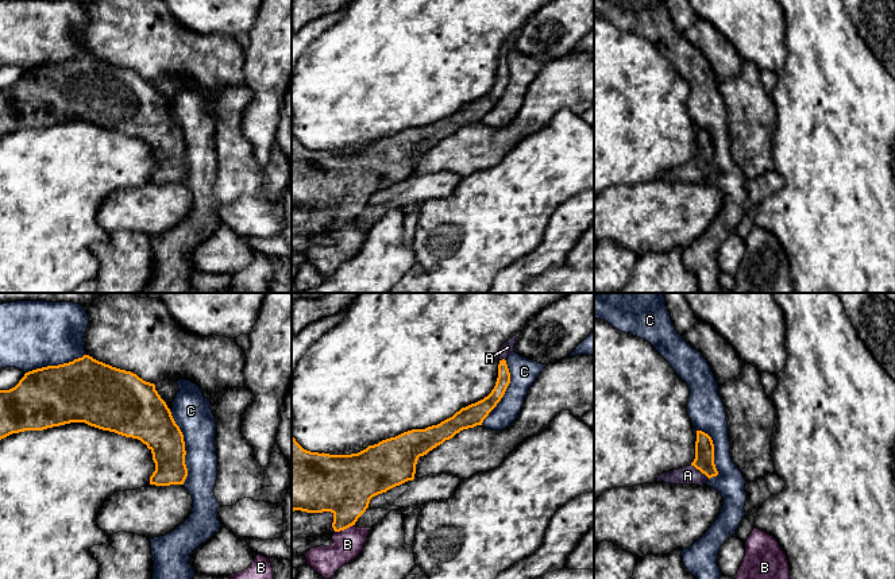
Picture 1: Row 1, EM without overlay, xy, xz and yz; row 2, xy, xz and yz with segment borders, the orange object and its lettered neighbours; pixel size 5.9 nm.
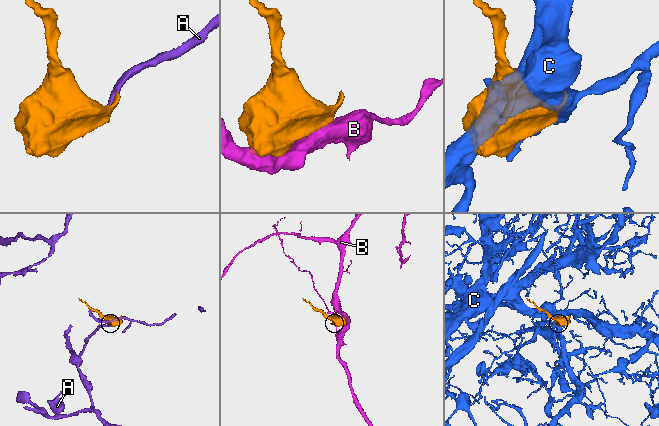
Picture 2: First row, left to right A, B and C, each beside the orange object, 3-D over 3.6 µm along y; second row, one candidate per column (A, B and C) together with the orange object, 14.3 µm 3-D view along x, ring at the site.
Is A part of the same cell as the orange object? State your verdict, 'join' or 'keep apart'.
join

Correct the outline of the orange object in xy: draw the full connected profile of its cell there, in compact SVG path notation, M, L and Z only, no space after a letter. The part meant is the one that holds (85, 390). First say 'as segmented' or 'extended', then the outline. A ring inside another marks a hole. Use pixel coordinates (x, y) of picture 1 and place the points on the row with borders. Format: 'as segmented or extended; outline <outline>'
as segmented; outline M84 355L69 363L28 371L15 387L0 390L0 440L12 433L43 431L70 422L85 422L103 431L140 440L151 451L155 463L155 471L150 476L150 485L184 485L188 476L184 435L175 424L166 402L155 390L155 385L143 381L136 374Z

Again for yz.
extended; outline M697 431L695 459L683 468L668 471L657 478L657 482L670 485L705 485L710 478L717 476L718 471L714 464L714 444L711 437Z

